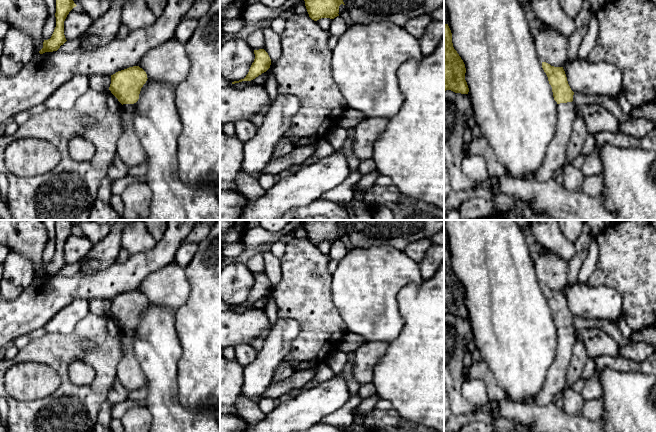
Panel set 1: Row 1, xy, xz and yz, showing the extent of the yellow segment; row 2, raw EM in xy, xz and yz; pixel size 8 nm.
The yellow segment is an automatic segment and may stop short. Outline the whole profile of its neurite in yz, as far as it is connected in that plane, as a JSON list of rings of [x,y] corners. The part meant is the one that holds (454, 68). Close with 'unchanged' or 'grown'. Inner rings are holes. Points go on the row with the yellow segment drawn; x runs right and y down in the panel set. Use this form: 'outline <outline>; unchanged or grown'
outline [[[444,24],[444,91],[468,94],[465,73],[465,64],[453,47],[451,30]]]; unchanged

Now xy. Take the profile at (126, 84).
outline [[[139,66],[129,67],[111,75],[111,84],[109,90],[122,104],[121,116],[123,131],[116,145],[116,154],[121,158],[121,160],[129,169],[142,164],[146,159],[140,141],[133,131],[132,113],[134,109],[133,104],[138,101],[141,88],[146,83],[147,79],[146,72]]]; grown

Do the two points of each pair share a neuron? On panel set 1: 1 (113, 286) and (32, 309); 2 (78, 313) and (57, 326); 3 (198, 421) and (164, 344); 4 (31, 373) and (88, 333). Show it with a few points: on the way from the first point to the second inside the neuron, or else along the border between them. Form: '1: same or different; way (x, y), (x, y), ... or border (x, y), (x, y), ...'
1: same; way (93, 286), (79, 286), (52, 293)
2: same; way (73, 313), (62, 322)
3: same; way (177, 409), (164, 396), (164, 365)
4: different; border (21, 361), (44, 363), (50, 366), (61, 380)

